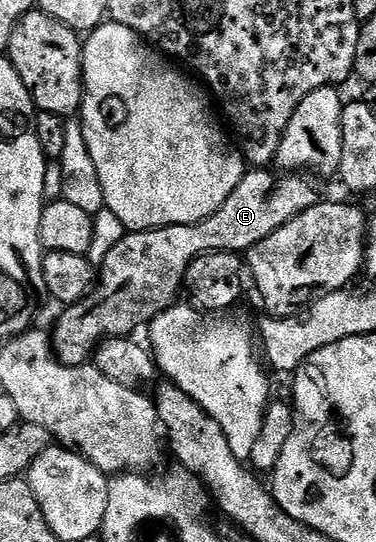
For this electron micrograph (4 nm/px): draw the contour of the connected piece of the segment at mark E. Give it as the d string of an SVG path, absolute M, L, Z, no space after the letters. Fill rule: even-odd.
M272 169L249 170L247 174L245 174L244 180L234 189L234 193L230 193L230 197L226 197L226 201L222 201L220 208L210 217L206 217L197 223L183 223L182 225L170 225L169 227L155 227L149 231L128 231L127 234L124 235L112 249L110 249L110 253L107 253L104 263L98 267L98 286L93 290L92 294L87 295L82 301L65 306L63 310L61 310L64 312L61 313L60 320L56 323L56 328L51 328L50 338L52 340L52 352L56 354L58 362L65 363L71 367L85 366L85 364L93 358L96 346L98 346L104 339L118 339L131 336L133 333L136 333L132 331L138 330L140 326L143 328L145 325L150 324L156 315L162 314L164 310L175 304L178 299L176 294L181 294L184 285L184 275L188 271L188 266L190 266L194 259L198 259L200 256L206 255L210 251L234 251L237 253L251 252L253 247L257 247L262 241L266 241L266 237L270 237L270 233L282 229L282 225L286 225L291 219L298 217L306 209L310 209L316 203L321 202L322 195L320 195L319 189L316 188L315 182L317 182L317 180L315 178L301 177L296 173L279 174L280 175L275 175L275 173L272 172Z

